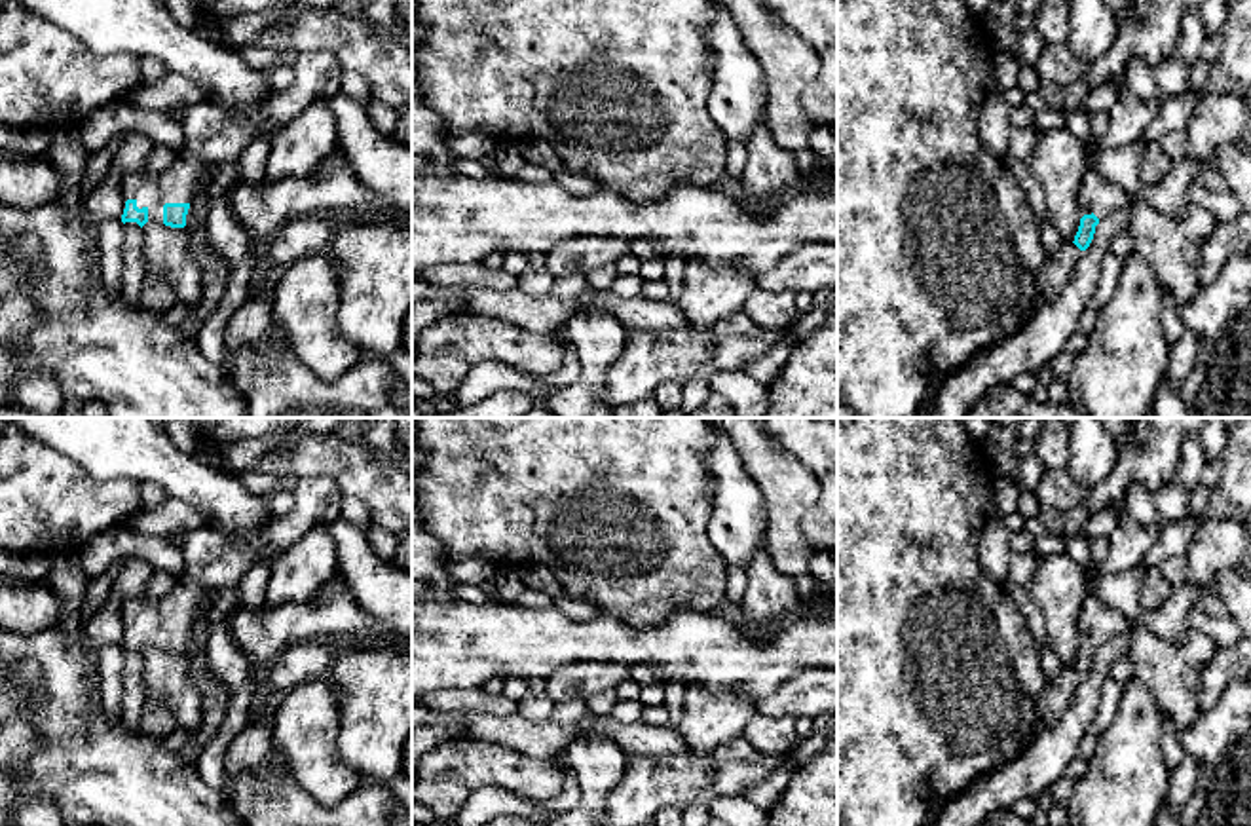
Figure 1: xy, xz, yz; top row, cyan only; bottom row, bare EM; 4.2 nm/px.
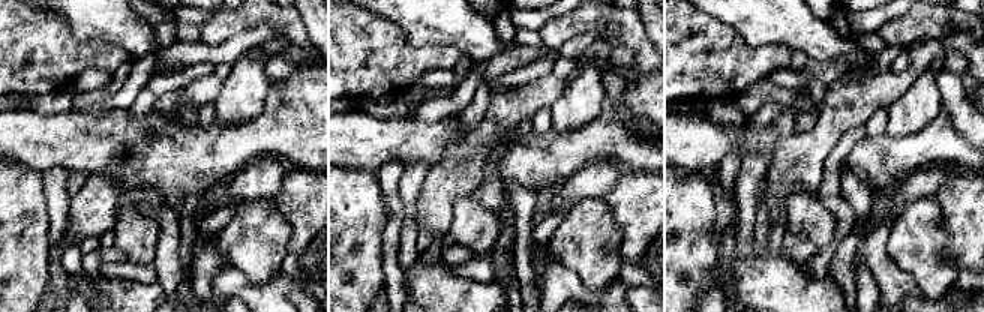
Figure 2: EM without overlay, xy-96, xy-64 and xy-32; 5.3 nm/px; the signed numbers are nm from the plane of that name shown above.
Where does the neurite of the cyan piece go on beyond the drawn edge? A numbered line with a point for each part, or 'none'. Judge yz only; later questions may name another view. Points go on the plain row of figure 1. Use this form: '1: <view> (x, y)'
1: yz (1100, 621)

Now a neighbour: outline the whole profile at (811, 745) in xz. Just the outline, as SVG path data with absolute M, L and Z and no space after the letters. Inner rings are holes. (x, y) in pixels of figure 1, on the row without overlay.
M830 714L816 718L812 733L799 739L795 748L782 758L784 765L788 769L799 769L816 754L820 754L826 746L830 723L831 723Z

